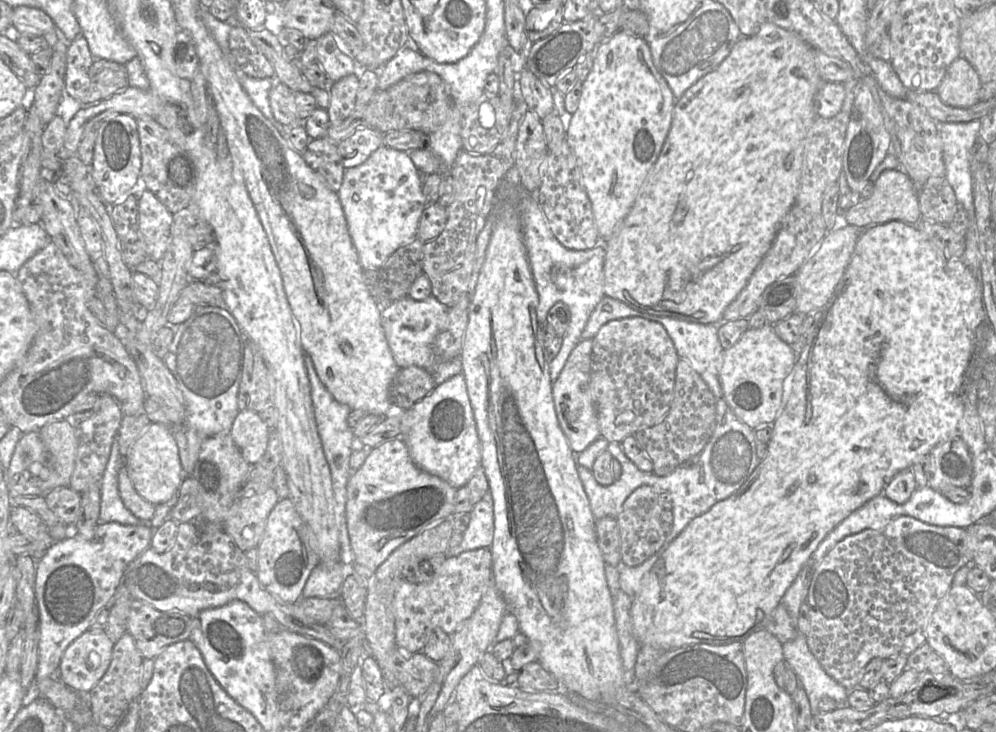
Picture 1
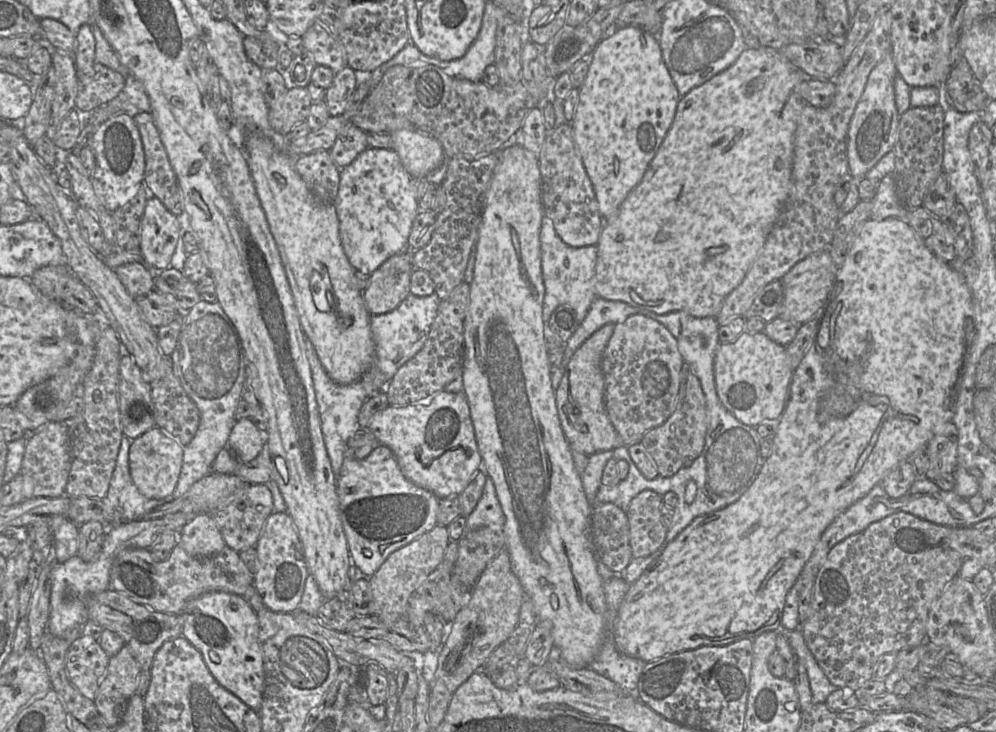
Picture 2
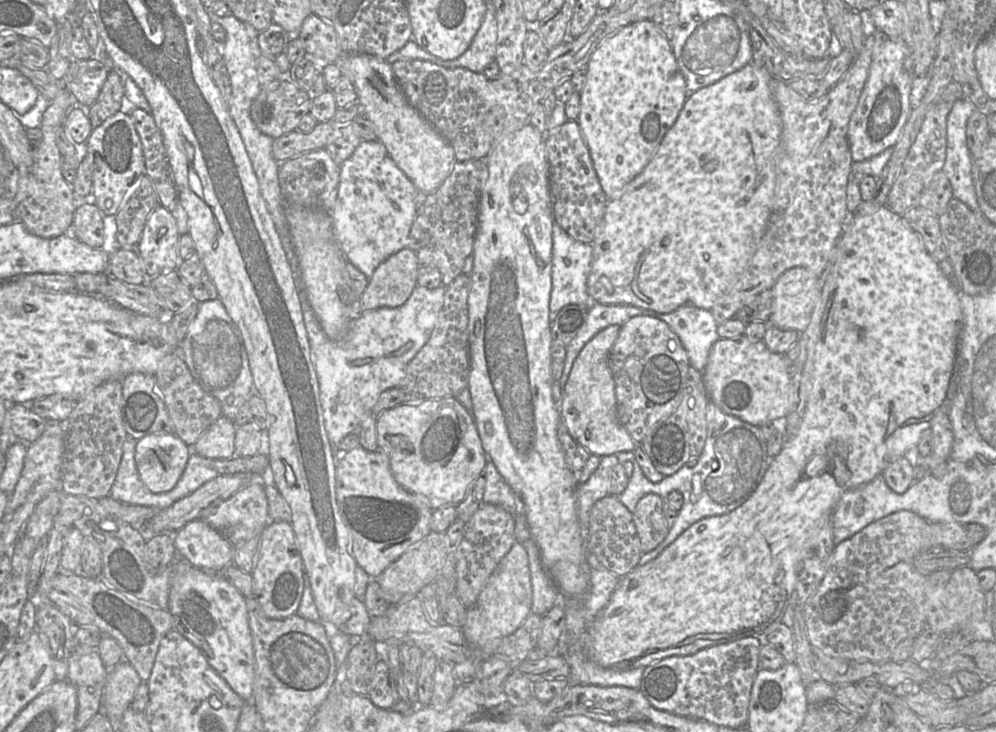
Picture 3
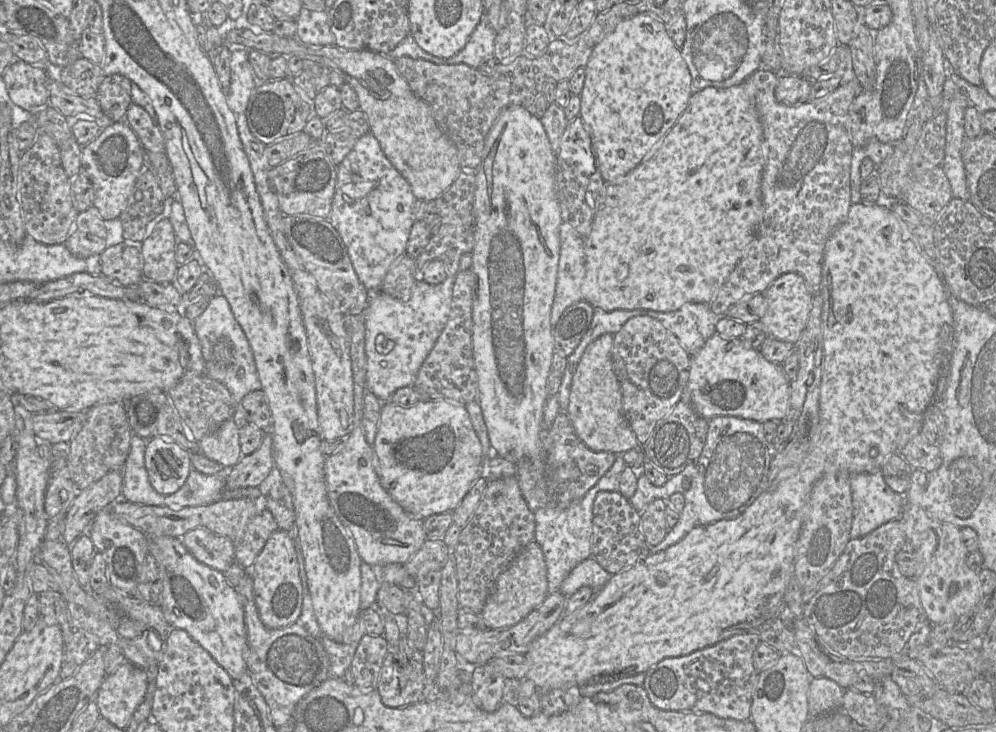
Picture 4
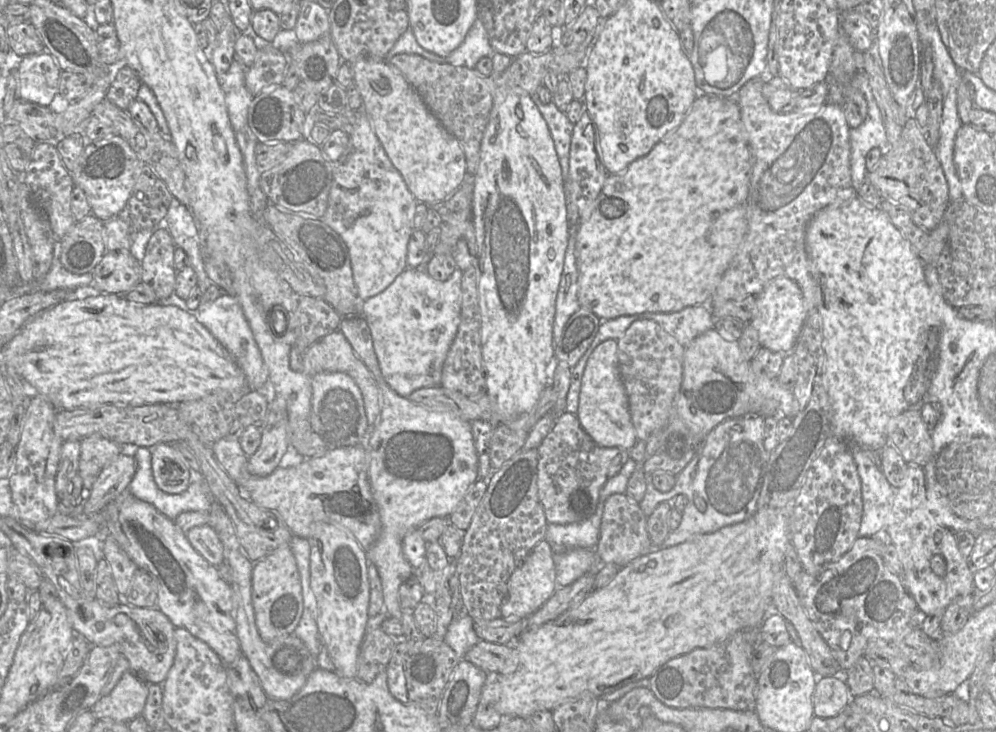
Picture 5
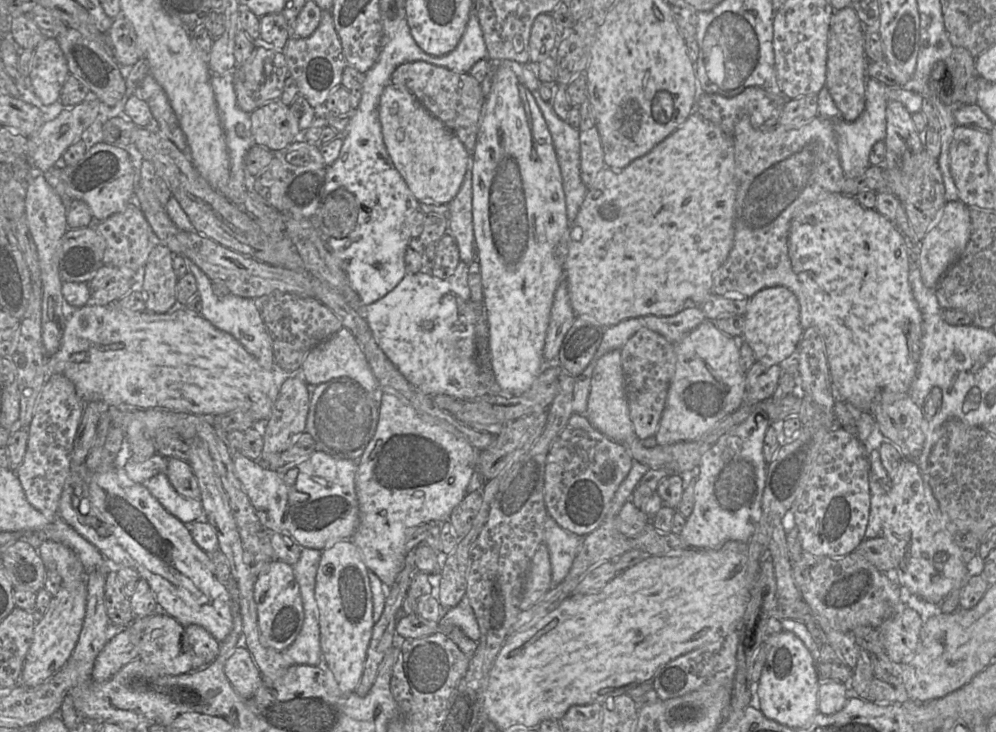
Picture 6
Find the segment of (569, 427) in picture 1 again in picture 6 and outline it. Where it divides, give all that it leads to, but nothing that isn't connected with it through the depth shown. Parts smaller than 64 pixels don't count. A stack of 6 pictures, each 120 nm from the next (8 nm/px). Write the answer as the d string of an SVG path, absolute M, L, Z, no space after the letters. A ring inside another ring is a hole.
M621 350L610 351L598 360L591 379L591 389L585 415L598 431L615 442L622 444L636 437L629 415Z

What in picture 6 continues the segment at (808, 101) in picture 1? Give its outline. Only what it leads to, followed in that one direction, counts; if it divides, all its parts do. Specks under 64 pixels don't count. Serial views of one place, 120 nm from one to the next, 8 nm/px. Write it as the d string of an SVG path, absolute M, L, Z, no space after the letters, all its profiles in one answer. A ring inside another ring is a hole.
M693 112L689 118L671 135L660 142L646 155L635 159L621 170L603 168L589 187L580 210L567 231L567 258L563 277L567 279L569 295L575 317L588 315L604 328L640 316L673 316L689 306L702 306L712 293L714 275L725 261L731 248L734 235L734 204L737 192L735 149L733 136L724 133L719 127Z

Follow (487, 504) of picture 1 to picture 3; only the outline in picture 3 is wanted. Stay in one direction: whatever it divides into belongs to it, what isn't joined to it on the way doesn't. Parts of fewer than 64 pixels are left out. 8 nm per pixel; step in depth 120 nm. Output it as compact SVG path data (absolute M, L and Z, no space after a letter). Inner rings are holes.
M488 460L483 475L485 477L485 488L482 502L500 506L515 518L515 502L517 502L518 496L506 483L492 461Z

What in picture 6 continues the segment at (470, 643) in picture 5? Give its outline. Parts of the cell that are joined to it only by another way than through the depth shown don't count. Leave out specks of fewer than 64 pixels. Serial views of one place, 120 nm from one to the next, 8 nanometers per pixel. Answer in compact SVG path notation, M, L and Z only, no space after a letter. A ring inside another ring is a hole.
M466 595L455 607L443 610L443 617L438 624L439 631L448 635L453 627L459 627L473 641L478 642L481 636L477 619Z

